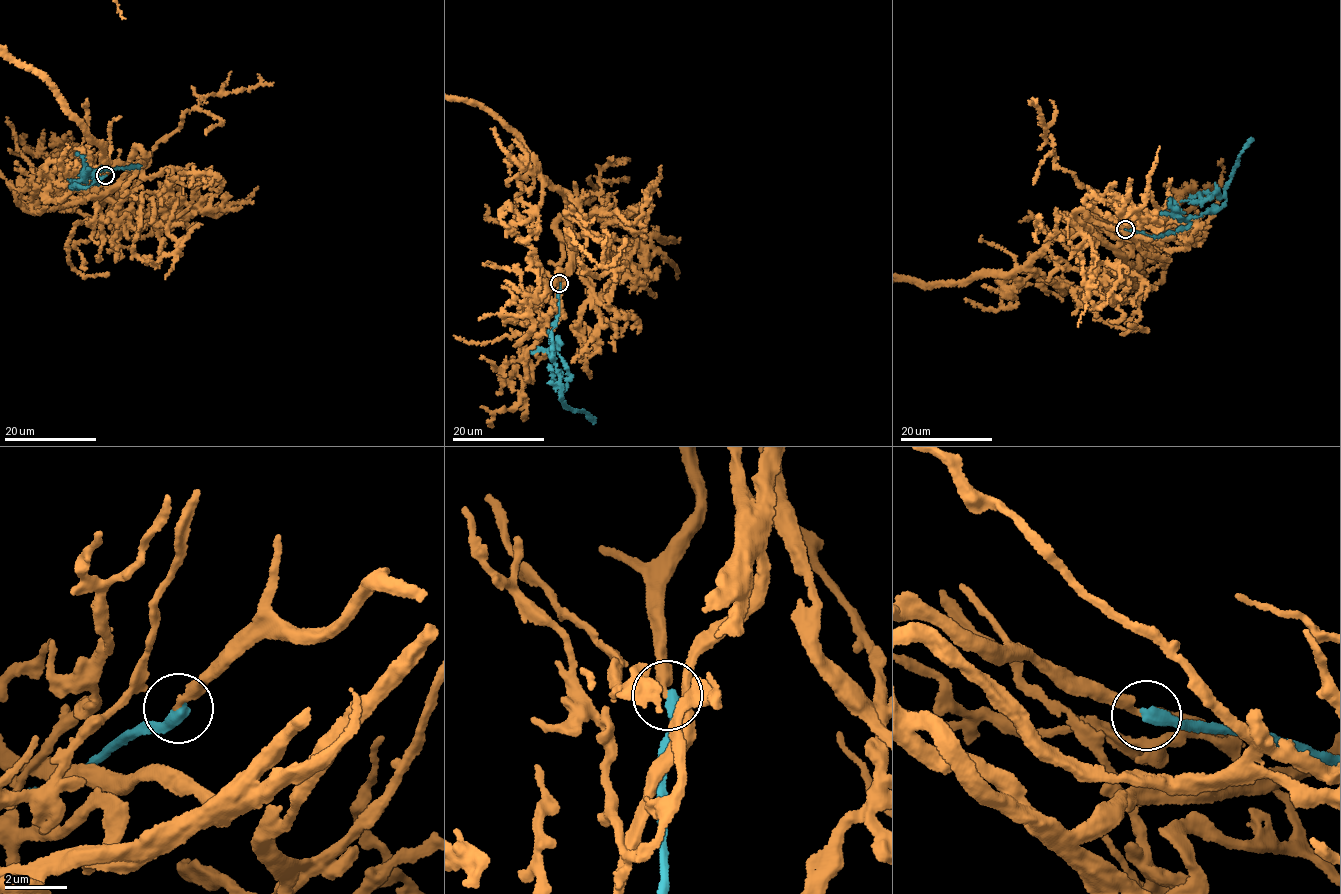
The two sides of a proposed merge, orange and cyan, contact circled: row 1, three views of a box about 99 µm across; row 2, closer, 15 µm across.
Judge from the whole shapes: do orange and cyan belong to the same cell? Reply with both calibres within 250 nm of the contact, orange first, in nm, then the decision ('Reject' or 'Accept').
Thickness 280 nm (orange) against 380 nm. Reject

